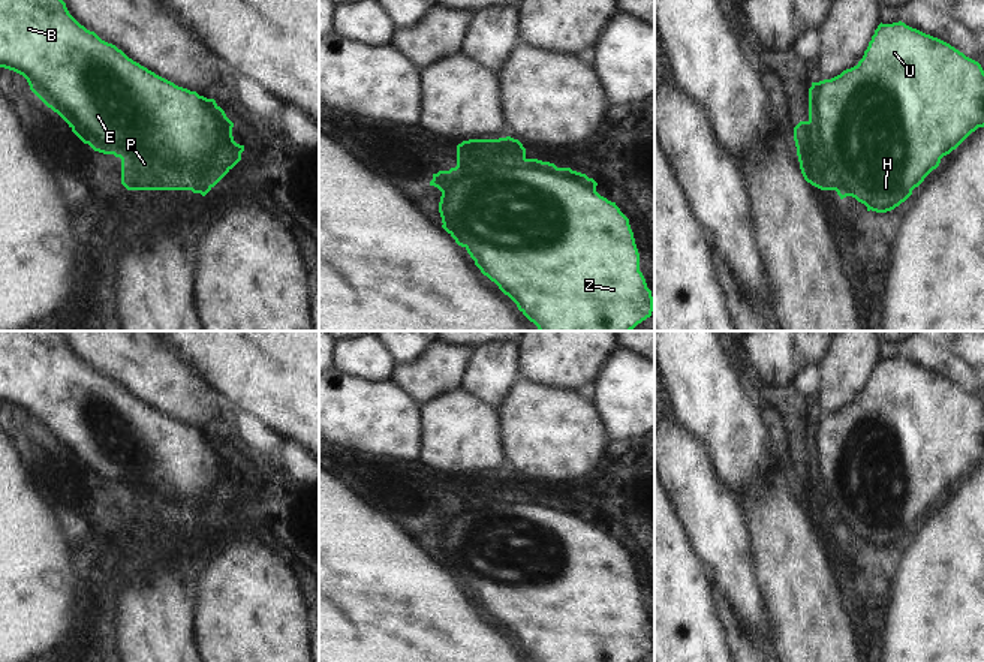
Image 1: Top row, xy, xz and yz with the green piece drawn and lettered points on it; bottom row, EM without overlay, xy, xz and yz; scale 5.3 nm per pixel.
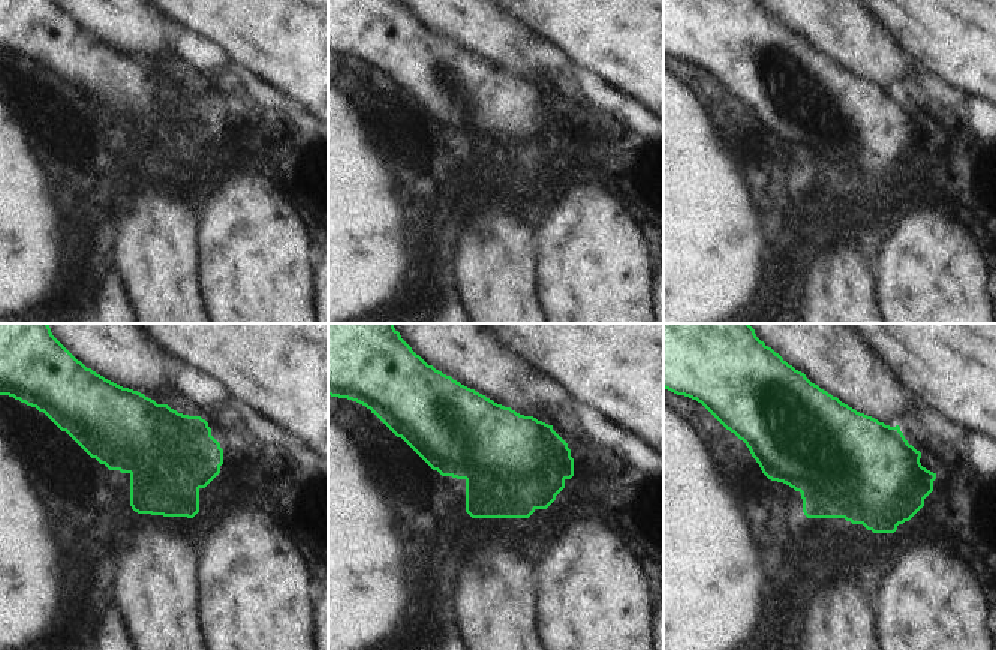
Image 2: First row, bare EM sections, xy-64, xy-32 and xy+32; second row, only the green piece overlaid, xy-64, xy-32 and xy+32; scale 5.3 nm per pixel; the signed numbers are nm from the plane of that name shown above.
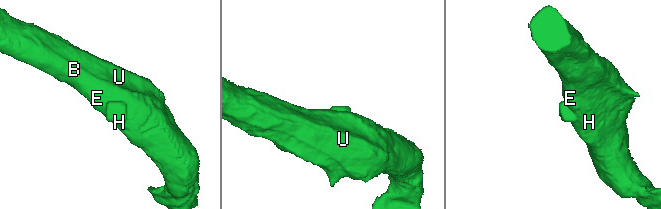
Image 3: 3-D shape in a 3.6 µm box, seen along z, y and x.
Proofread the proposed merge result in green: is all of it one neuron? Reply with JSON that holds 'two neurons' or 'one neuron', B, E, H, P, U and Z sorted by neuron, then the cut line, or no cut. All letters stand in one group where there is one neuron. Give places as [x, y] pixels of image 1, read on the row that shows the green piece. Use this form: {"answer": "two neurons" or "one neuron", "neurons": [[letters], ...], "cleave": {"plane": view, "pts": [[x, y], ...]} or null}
{"answer": "one neuron", "neurons": [["B", "E", "H", "P", "U", "Z"]], "cleave": null}

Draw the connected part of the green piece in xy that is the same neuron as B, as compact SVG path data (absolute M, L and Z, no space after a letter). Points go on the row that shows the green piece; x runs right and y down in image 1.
M0 0L0 67L22 75L30 90L54 112L57 112L72 132L94 151L114 154L121 159L121 184L127 190L192 190L205 196L240 160L244 145L234 141L234 123L214 99L199 96L196 91L178 87L129 58L115 45L102 40L94 31L81 25L67 10L63 0Z

